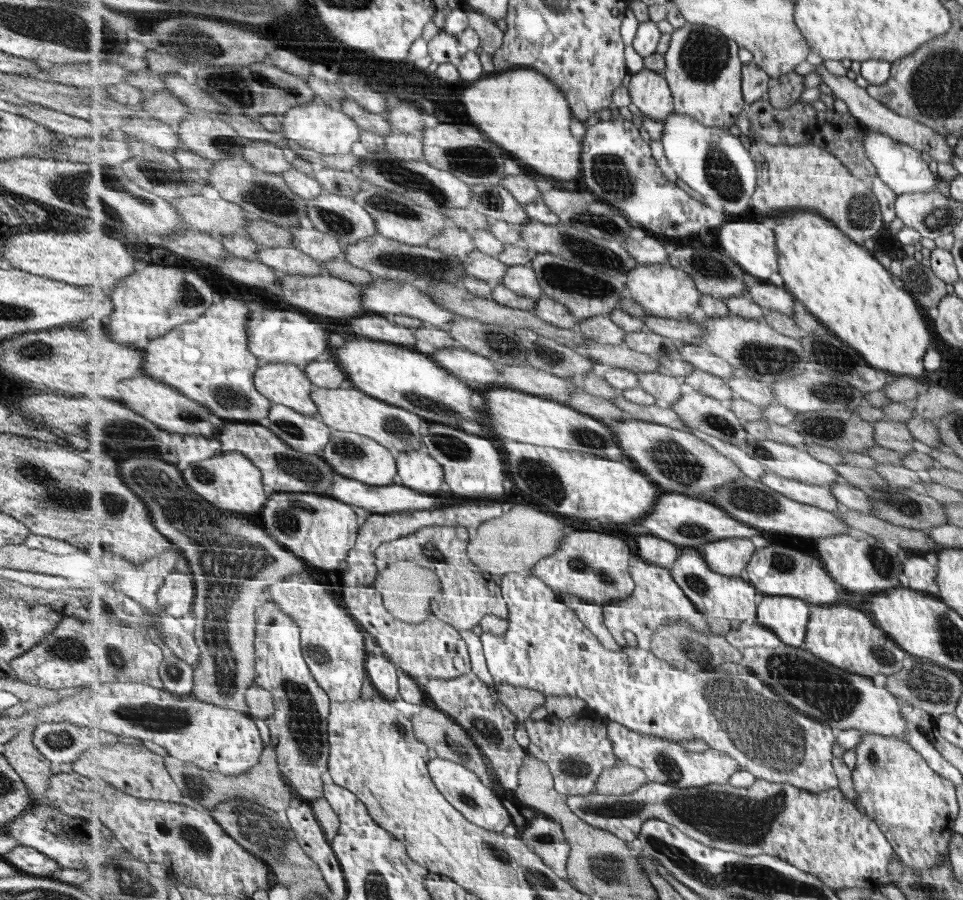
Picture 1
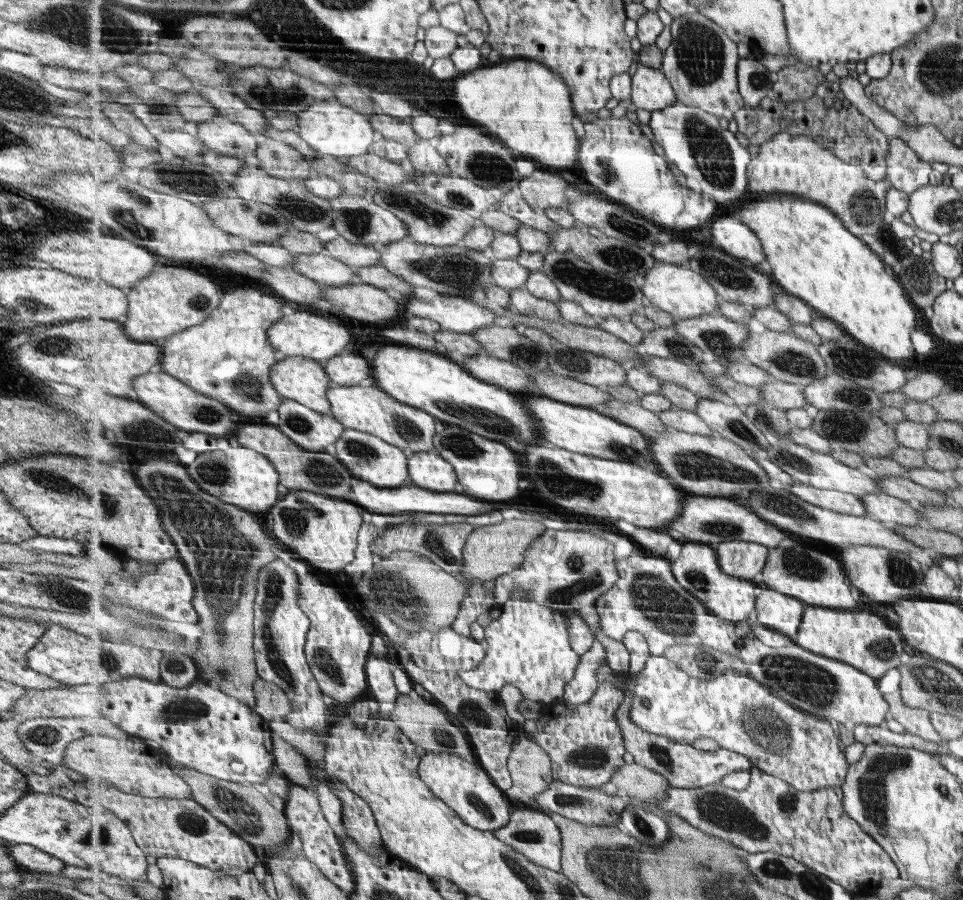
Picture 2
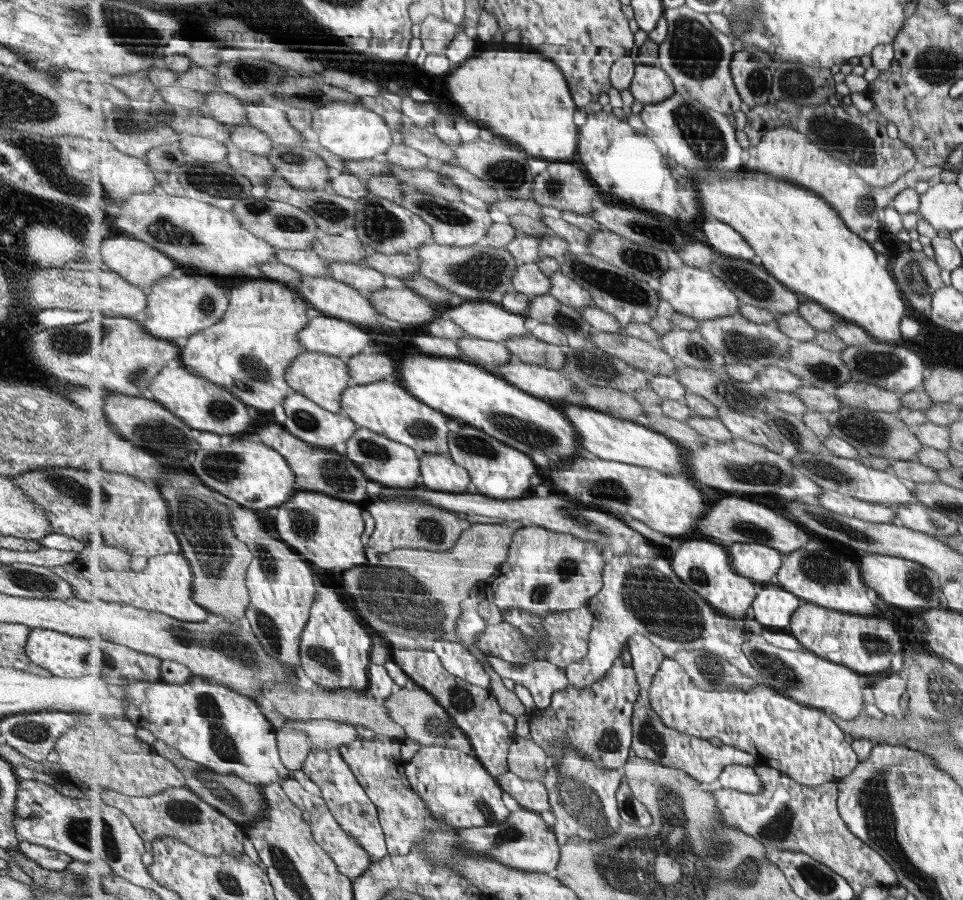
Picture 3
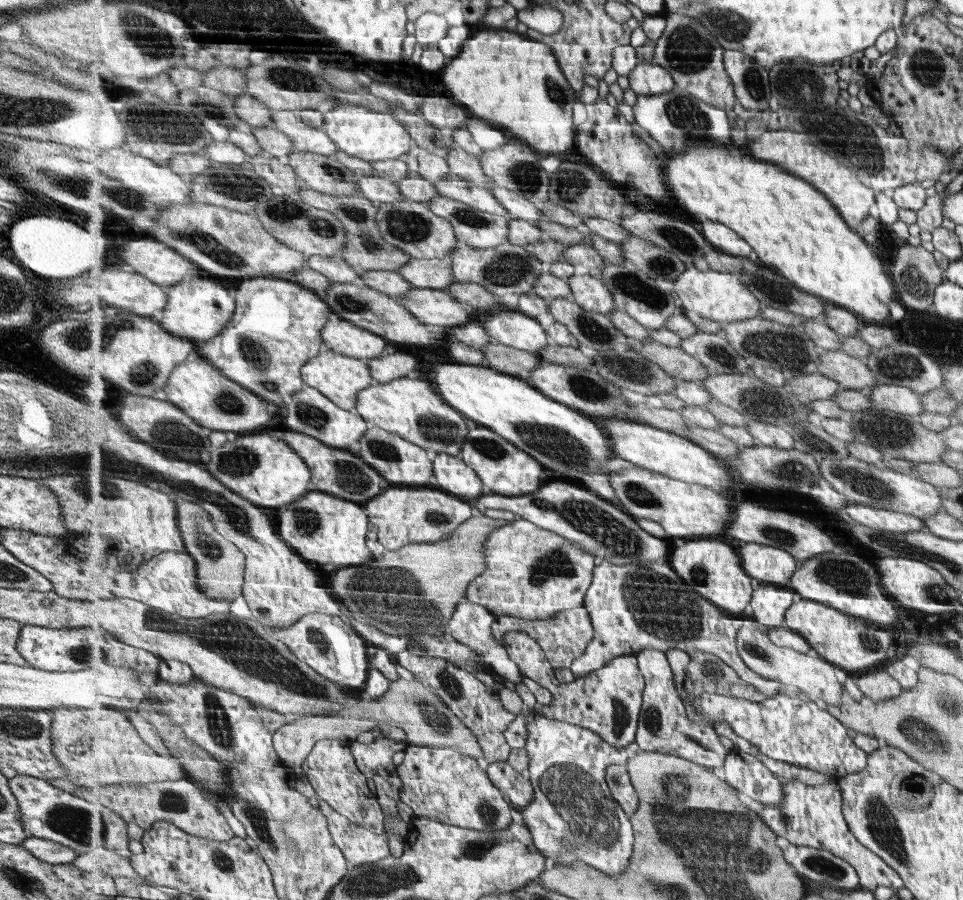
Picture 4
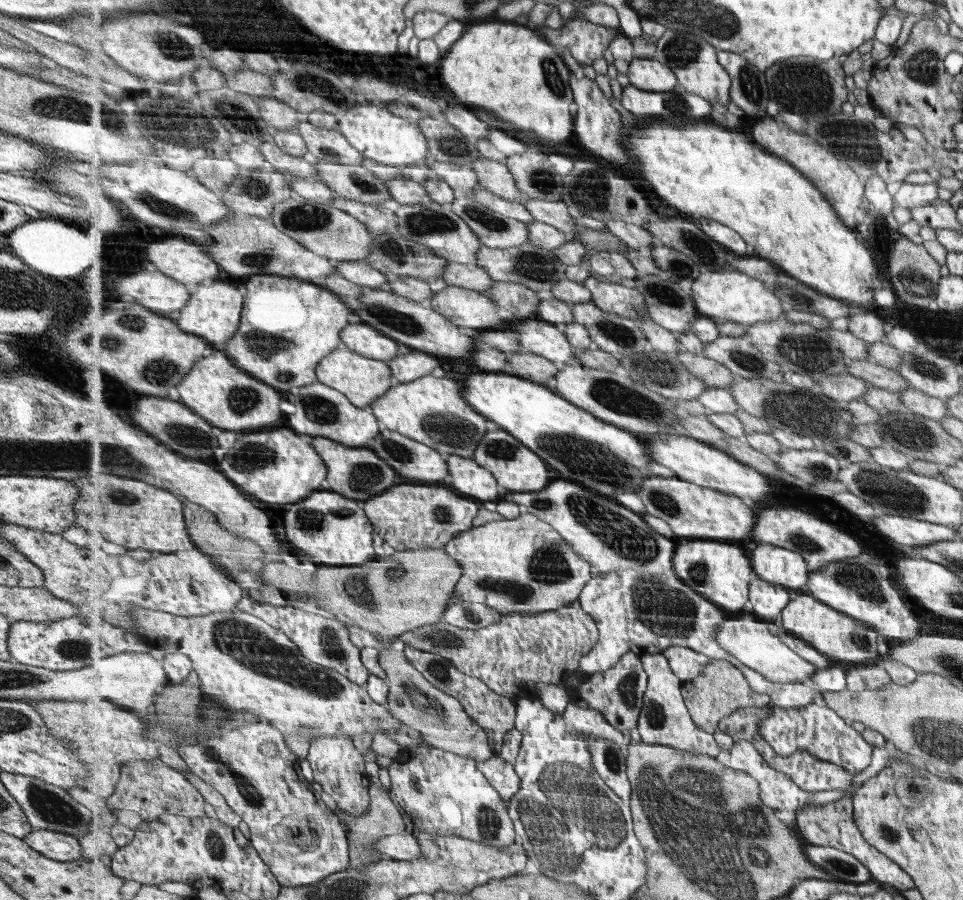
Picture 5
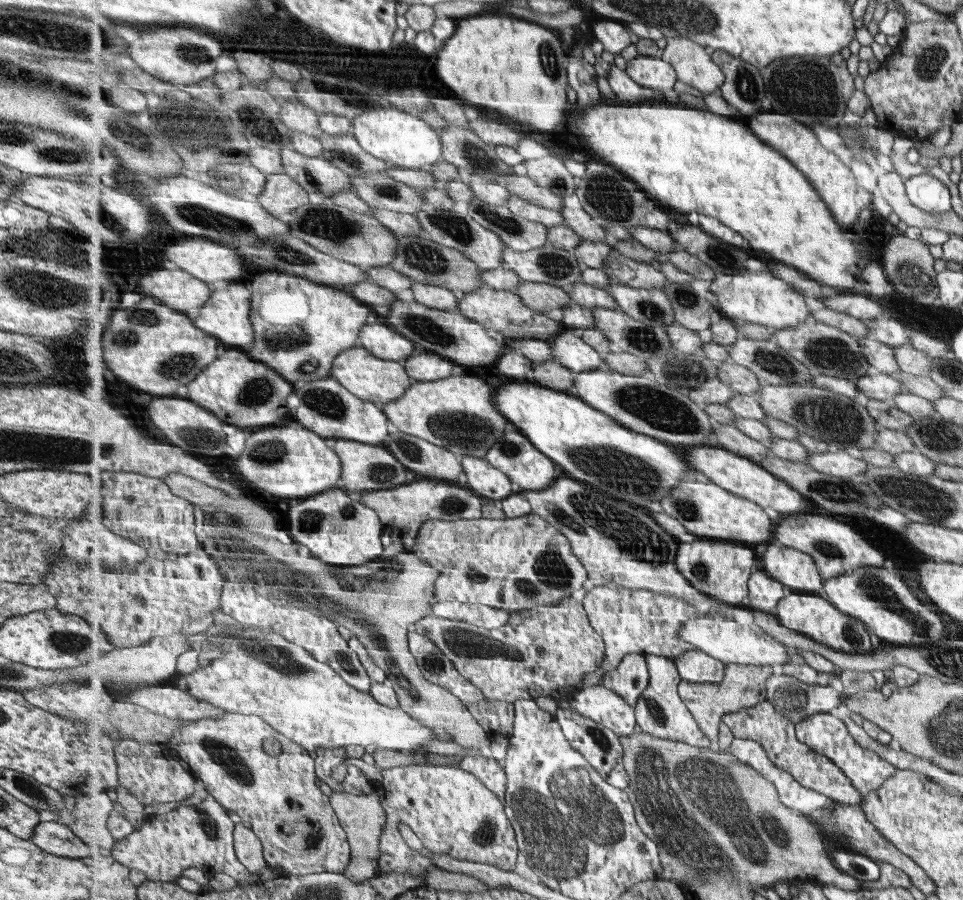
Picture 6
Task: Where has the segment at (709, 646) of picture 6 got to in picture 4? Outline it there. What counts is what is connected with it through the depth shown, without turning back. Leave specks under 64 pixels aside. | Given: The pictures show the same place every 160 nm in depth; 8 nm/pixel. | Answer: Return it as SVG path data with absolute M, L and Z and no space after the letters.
M750 614L743 617L743 626L738 634L739 655L743 661L753 670L768 680L775 680L783 685L797 687L801 694L807 696L811 702L821 702L827 705L839 706L848 701L843 682L845 674L835 664L821 658L813 658L807 654L791 650L787 647L777 646L769 636L759 630L755 619Z

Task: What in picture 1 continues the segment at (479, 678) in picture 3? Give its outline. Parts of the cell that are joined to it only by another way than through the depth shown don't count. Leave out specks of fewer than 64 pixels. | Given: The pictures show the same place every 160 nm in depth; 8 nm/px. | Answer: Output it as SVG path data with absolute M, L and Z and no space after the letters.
M530 573L506 574L501 578L501 585L502 593L509 609L509 628L504 635L493 635L485 632L480 635L482 643L484 644L484 654L486 655L489 671L493 674L495 687L498 685L512 685L525 689L537 690L543 693L543 695L547 695L548 699L562 698L563 696L580 697L588 702L589 710L593 710L595 713L599 714L599 716L606 718L609 722L619 722L619 724L623 724L623 726L634 732L669 739L675 743L679 743L681 740L703 739L707 744L710 744L711 747L722 750L733 756L733 758L736 758L740 762L741 768L747 769L756 779L767 778L767 780L775 782L775 778L783 778L783 782L787 782L785 784L797 786L801 788L801 790L807 790L811 793L821 793L839 787L841 783L840 778L835 768L833 768L833 758L835 758L835 756L833 756L835 734L833 734L832 728L829 728L829 725L823 724L823 722L813 719L809 715L805 715L799 709L793 707L791 702L787 702L785 698L775 693L766 683L759 684L762 680L757 676L751 676L751 674L749 674L749 678L745 676L745 678L743 678L743 682L747 682L747 686L745 686L745 684L741 682L743 670L741 670L741 672L739 672L739 670L735 672L737 663L733 664L733 674L735 674L735 678L727 678L725 672L706 674L705 672L679 670L677 667L671 666L671 663L658 658L658 655L655 655L651 649L631 649L629 646L626 646L621 648L619 652L611 651L607 649L606 646L603 646L603 643L593 632L591 632L590 627L585 626L585 623L578 617L578 614L574 610L571 610L571 607L567 606L565 601L560 600L556 592L550 586L547 586L547 583L543 582L538 576L533 576Z

